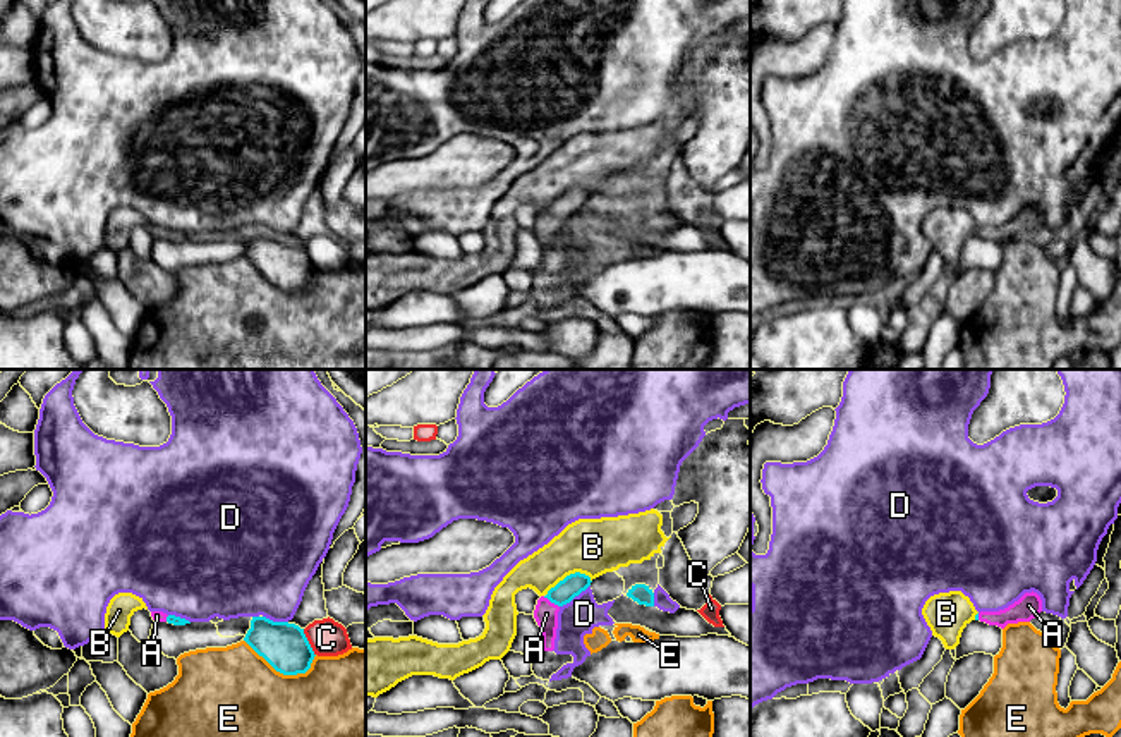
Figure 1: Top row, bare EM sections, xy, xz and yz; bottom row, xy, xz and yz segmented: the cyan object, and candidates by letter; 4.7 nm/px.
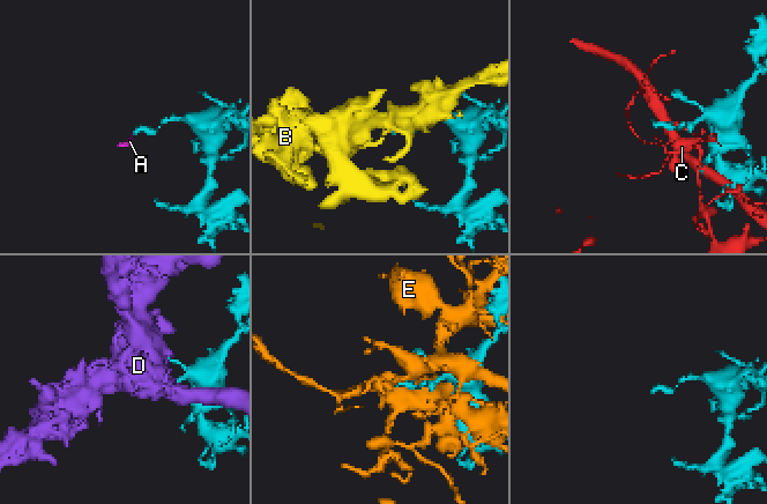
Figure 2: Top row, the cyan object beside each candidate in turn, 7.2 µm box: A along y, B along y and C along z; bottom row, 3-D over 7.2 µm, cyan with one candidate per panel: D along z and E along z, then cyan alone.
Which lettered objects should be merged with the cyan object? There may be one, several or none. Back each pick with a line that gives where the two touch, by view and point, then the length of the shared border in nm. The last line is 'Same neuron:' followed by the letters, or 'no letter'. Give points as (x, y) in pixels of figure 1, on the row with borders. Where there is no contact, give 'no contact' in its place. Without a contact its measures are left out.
A: xz (551, 602) | 90 nm
Same neuron: A

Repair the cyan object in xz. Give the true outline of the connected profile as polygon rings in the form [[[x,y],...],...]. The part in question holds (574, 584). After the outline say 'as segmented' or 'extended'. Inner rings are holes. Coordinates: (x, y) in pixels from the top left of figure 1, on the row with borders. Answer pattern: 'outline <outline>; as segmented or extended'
outline [[[580,572],[567,576],[554,588],[548,591],[546,596],[537,600],[534,618],[541,627],[542,648],[541,651],[553,651],[556,629],[558,629],[558,612],[563,605],[570,603],[575,596],[591,586],[591,577]]]; extended

